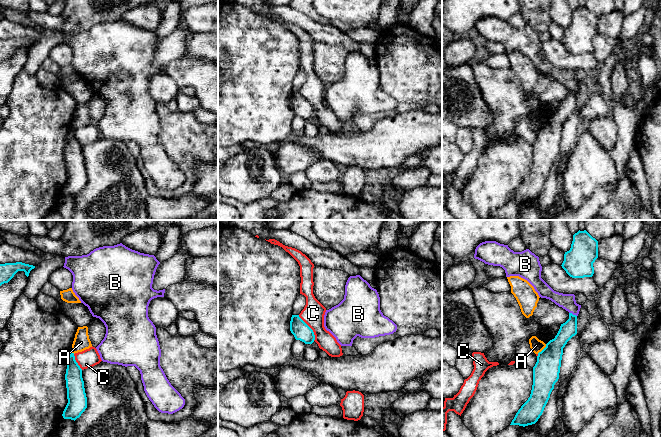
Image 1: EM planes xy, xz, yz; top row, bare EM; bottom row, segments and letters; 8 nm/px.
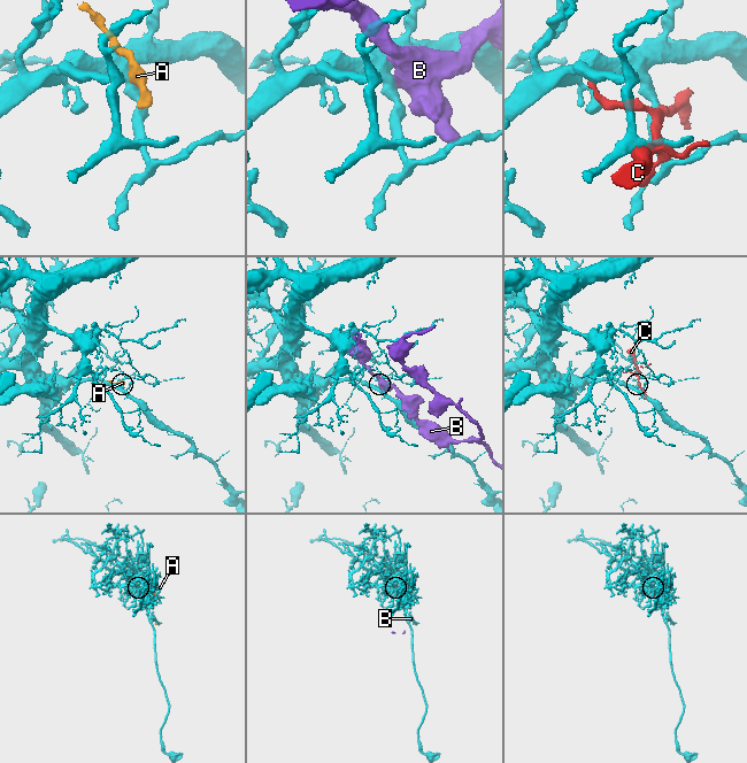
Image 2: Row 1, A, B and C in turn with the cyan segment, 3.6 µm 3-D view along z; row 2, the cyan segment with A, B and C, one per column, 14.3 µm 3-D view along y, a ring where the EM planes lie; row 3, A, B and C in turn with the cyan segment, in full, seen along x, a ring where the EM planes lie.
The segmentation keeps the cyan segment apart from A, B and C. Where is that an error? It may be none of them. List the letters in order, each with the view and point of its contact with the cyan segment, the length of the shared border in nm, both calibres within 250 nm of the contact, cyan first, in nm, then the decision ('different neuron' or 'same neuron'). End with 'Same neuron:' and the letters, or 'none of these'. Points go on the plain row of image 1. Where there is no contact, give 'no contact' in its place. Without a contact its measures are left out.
A: contact yz (543, 125); length 110 nm; calibres 220 and 110 nm; same neuron
B: contact yz (572, 90); length 70 nm; calibres 130 and 130 nm; different neuron
C: contact xz (310, 104); length 240 nm; calibres 140 and 180 nm; different neuron
Same neuron: A

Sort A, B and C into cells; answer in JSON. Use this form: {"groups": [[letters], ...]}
{"groups": [["A"], ["B"], ["C"]]}

